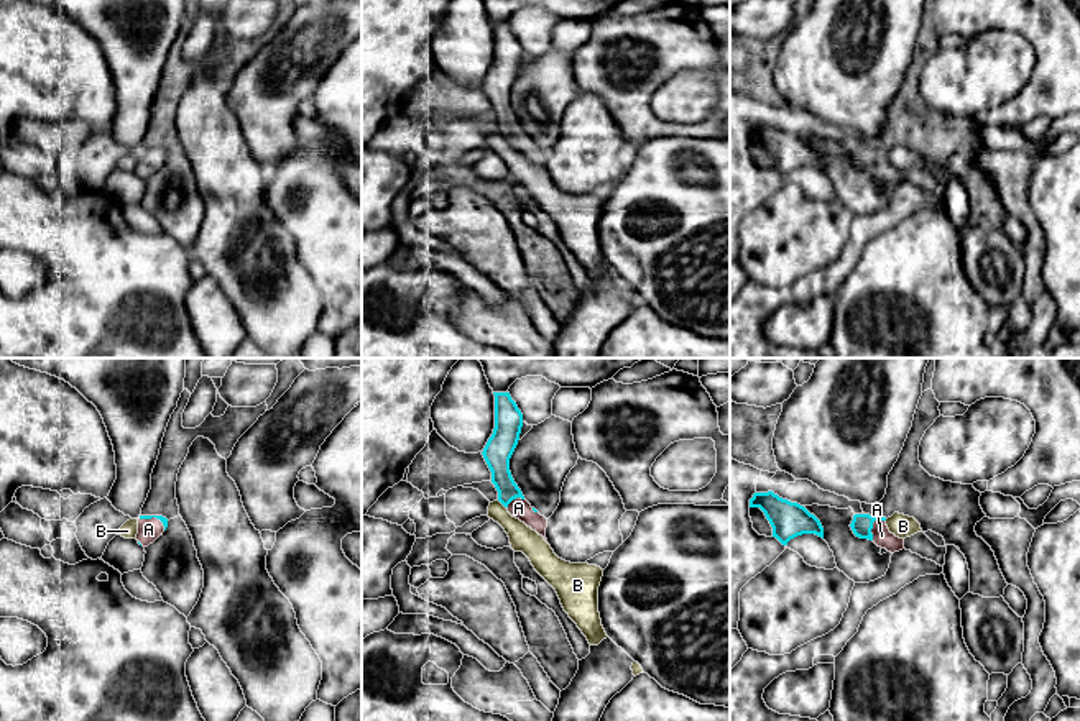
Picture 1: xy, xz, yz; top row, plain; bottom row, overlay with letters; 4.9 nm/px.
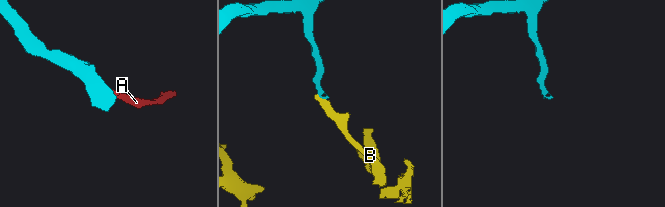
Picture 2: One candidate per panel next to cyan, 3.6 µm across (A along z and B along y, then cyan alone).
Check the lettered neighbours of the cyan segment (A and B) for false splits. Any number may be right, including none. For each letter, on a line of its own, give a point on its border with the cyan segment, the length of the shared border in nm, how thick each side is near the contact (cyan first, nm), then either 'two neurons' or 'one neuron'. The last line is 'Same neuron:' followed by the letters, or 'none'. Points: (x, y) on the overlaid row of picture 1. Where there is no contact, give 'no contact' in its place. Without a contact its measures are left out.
A: yz (872, 526) | 120 nm | 110/90 nm | one neuron
B: xz (502, 503) | 60 nm | 140/130 nm | two neurons
Same neuron: A

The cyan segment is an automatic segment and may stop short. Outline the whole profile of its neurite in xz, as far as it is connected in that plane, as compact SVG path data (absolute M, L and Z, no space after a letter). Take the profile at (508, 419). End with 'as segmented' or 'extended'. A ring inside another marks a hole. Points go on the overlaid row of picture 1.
M510 393L495 394L495 429L482 455L492 471L492 483L498 501L508 512L546 539L547 519L541 516L523 496L510 471L510 458L518 445L523 414Z; extended

